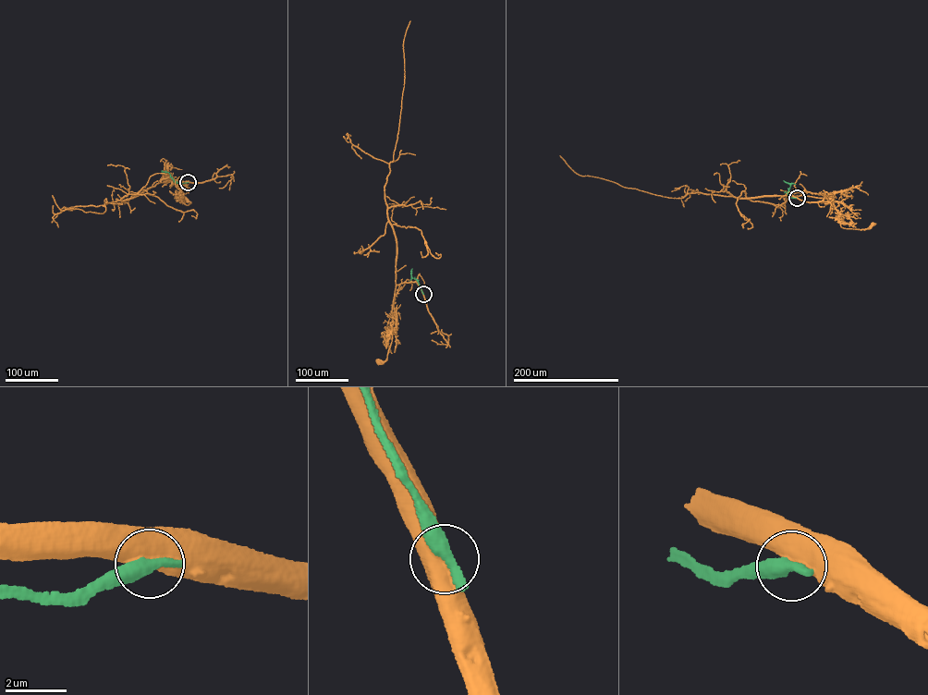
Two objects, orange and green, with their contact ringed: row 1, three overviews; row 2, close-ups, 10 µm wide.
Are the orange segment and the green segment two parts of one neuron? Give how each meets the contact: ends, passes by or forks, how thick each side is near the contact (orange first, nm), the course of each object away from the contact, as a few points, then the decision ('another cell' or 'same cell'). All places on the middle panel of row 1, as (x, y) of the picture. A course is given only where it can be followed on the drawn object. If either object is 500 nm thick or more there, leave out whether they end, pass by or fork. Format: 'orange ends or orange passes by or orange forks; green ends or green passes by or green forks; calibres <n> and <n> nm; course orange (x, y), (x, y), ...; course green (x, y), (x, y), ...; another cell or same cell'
calibres 750 and 550 nm; course orange (423, 294), (416, 282), (400, 284), (395, 298), (396, 324), (390, 332), (387, 358), (378, 362); course green (423, 294), (417, 279), (411, 276), (412, 268); another cell

